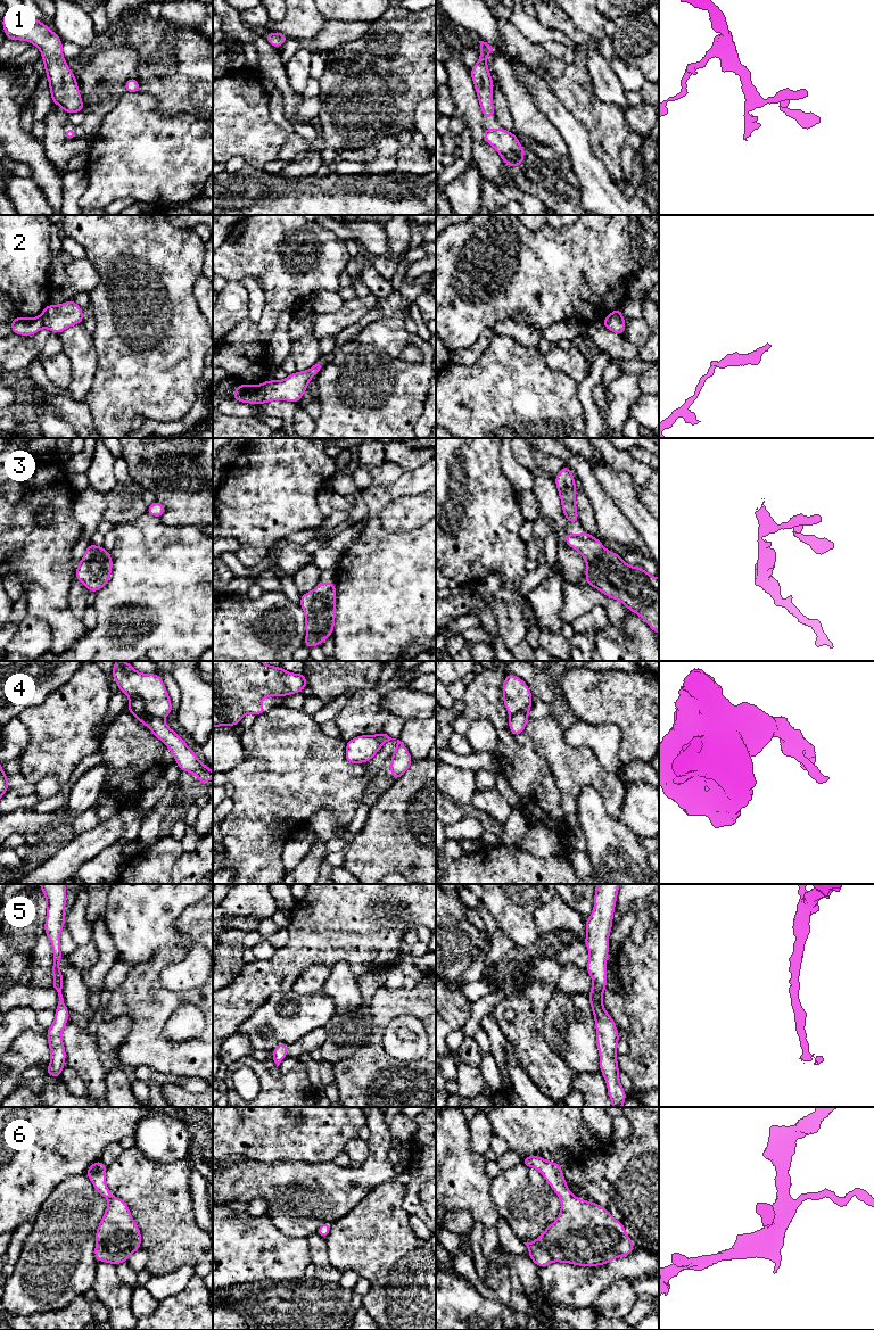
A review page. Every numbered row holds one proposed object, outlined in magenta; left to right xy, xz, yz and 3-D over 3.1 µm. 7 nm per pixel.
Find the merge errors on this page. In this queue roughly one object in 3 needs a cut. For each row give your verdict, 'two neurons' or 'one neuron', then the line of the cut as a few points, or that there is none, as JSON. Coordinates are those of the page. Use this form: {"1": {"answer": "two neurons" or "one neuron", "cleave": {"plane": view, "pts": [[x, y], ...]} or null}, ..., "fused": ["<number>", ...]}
{"1": {"answer": "one neuron", "cleave": null}, "2": {"answer": "one neuron", "cleave": null}, "3": {"answer": "one neuron", "cleave": null}, "4": {"answer": "two neurons", "cleave": {"plane": "xy", "pts": [[134, 696], [141, 700], [143, 707], [151, 715], [162, 719]]}}, "5": {"answer": "one neuron", "cleave": null}, "6": {"answer": "one neuron", "cleave": null}, "fused": ["4"]}

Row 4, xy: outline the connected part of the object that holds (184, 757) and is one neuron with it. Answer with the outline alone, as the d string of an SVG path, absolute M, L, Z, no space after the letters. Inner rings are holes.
M141 697L130 699L126 709L167 746L182 771L196 775L200 785L213 778L213 771L198 760L193 750L185 744L182 737L173 732L163 719L151 716L146 710Z

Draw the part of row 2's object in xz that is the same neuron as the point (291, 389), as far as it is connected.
M318 363L306 371L294 372L281 381L266 380L264 383L256 386L239 383L231 399L255 405L265 404L275 399L298 403L310 380L318 374L321 367Z

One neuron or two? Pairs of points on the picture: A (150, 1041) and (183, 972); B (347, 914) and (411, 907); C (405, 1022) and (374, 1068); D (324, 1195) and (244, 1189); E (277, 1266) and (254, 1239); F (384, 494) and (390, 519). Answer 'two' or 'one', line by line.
A: two
B: one
C: two
D: one
E: one
F: two

